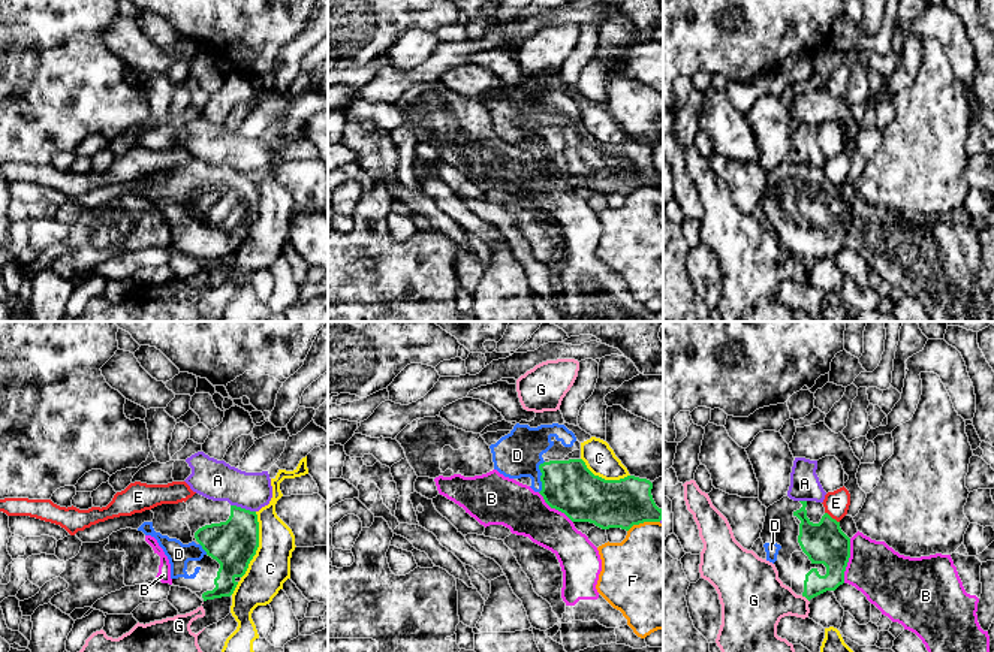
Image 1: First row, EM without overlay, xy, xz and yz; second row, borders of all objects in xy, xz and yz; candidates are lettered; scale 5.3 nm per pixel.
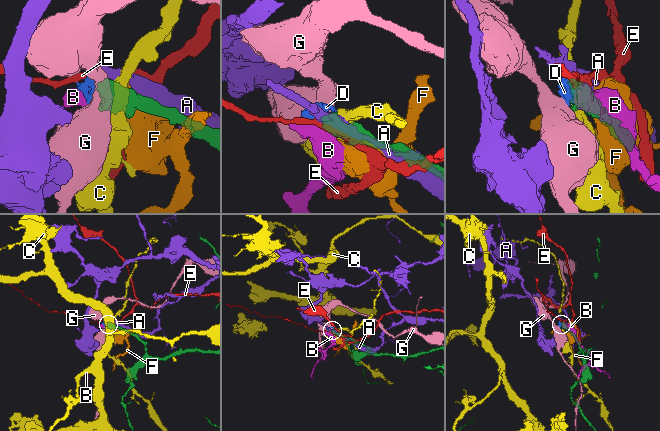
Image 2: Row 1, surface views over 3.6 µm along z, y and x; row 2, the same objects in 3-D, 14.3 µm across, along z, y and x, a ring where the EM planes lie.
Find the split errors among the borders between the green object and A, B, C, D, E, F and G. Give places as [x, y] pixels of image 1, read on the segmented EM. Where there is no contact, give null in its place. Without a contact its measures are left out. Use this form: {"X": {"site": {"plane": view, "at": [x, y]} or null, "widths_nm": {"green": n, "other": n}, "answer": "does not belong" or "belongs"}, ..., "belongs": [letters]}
{"A": {"site": {"plane": "xy", "at": [243, 509]}, "widths_nm": {"green": 260, "other": 220}, "answer": "does not belong"}, "B": {"site": {"plane": "yz", "at": [848, 561]}, "widths_nm": {"green": 220, "other": 300}, "answer": "does not belong"}, "C": {"site": {"plane": "xy", "at": [258, 545]}, "widths_nm": {"green": 260, "other": 220}, "answer": "does not belong"}, "D": {"site": {"plane": "xz", "at": [541, 477]}, "widths_nm": {"green": 280, "other": 240}, "answer": "belongs"}, "E": {"site": {"plane": "yz", "at": [831, 518]}, "widths_nm": {"green": 220, "other": 130}, "answer": "does not belong"}, "F": {"site": {"plane": "xz", "at": [642, 522]}, "widths_nm": {"green": 260, "other": 460}, "answer": "does not belong"}, "G": {"site": {"plane": "yz", "at": [806, 597]}, "widths_nm": {"green": 130, "other": 300}, "answer": "does not belong"}, "belongs": ["D"]}

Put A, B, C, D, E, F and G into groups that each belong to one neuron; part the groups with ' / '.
A / B / C / D / E / F / G

